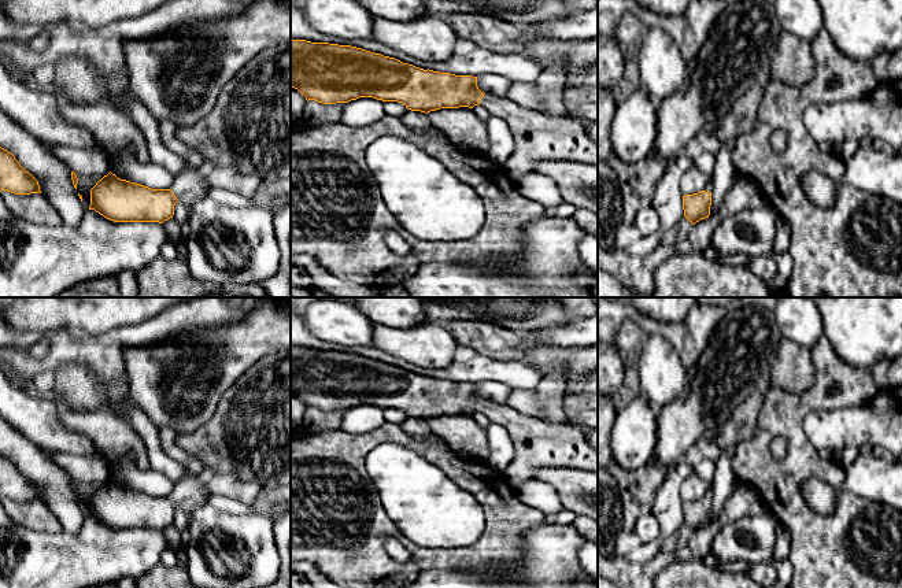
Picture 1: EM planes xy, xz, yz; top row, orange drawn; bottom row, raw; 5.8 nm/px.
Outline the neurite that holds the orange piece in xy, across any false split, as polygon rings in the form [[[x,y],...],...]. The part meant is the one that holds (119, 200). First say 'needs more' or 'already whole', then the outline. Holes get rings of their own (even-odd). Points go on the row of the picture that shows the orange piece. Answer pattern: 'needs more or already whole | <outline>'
needs more | [[[195,170],[175,175],[170,189],[151,189],[110,171],[90,189],[89,210],[114,222],[163,223],[173,218],[177,201],[189,207],[208,197],[210,186],[206,175]]]

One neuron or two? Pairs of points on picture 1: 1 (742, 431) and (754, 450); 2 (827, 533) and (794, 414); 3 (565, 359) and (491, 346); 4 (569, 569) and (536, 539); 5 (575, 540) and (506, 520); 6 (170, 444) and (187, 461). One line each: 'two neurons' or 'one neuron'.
1: two neurons
2: one neuron
3: one neuron
4: one neuron
5: two neurons
6: one neuron

